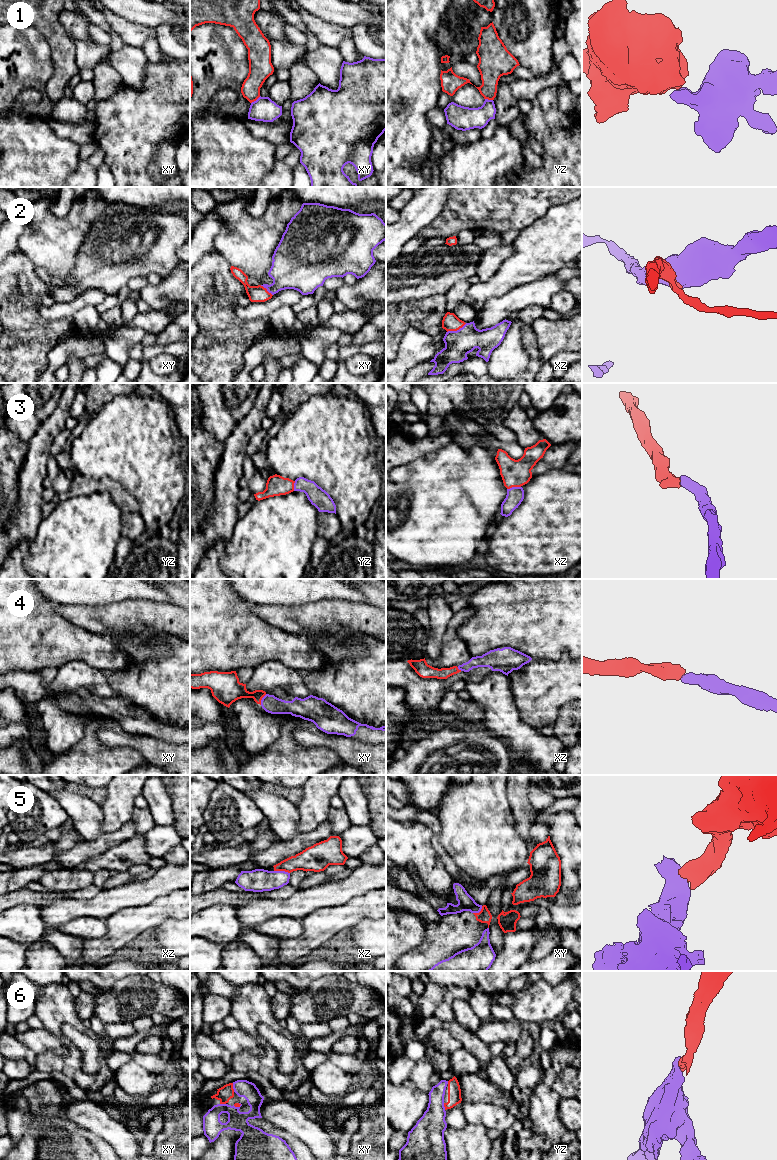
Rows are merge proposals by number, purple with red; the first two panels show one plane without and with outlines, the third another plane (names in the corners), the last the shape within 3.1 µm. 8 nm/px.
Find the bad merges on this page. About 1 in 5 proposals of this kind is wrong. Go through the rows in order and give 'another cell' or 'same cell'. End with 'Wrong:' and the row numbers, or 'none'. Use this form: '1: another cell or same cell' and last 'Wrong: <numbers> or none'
1: another cell
2: same cell
3: same cell
4: same cell
5: another cell
6: same cell
Wrong: 1, 5

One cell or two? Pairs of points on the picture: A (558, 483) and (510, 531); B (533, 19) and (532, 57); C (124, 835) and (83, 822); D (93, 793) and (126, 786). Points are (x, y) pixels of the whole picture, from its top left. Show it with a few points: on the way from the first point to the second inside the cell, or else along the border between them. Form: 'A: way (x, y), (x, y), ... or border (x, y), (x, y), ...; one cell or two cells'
A: way (546, 495), (522, 519); one cell
B: way (532, 28), (532, 48); one cell
C: border (104, 832), (94, 839), (84, 840); two cells
D: border (105, 787), (105, 799), (100, 804); two cells

